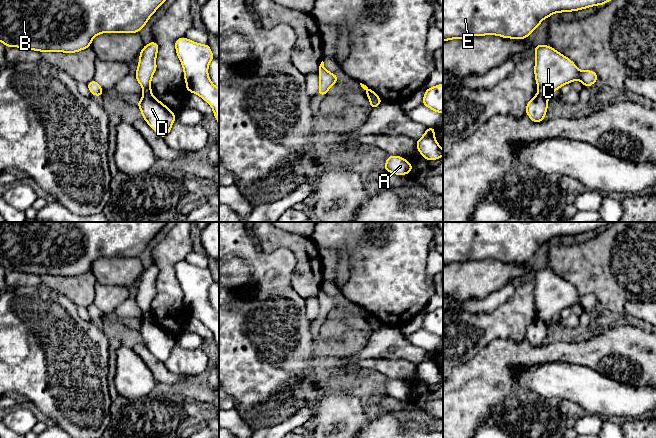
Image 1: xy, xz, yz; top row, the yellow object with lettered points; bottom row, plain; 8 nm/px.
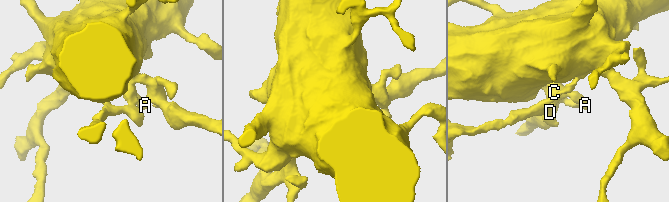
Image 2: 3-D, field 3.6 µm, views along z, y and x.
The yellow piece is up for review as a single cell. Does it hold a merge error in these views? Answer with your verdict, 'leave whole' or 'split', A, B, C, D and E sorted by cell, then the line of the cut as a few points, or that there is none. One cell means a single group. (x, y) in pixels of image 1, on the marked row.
split; A B C E / D; cut in xz along (369, 97), (375, 96), (381, 101)

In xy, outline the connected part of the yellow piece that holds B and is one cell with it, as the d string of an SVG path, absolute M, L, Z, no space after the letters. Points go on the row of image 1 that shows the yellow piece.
M0 0L0 42L7 48L19 47L46 53L49 51L76 53L89 48L93 38L101 33L138 33L165 1L166 0Z

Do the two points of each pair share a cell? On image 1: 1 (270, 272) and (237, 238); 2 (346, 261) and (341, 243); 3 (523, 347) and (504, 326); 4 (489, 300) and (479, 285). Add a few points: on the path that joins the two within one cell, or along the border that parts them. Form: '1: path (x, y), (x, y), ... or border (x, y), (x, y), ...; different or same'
1: path (262, 264), (245, 246); same
2: path (346, 257), (344, 247); same
3: border (524, 337), (519, 341), (495, 339); different
4: border (506, 283), (483, 297), (471, 297), (463, 301); different

